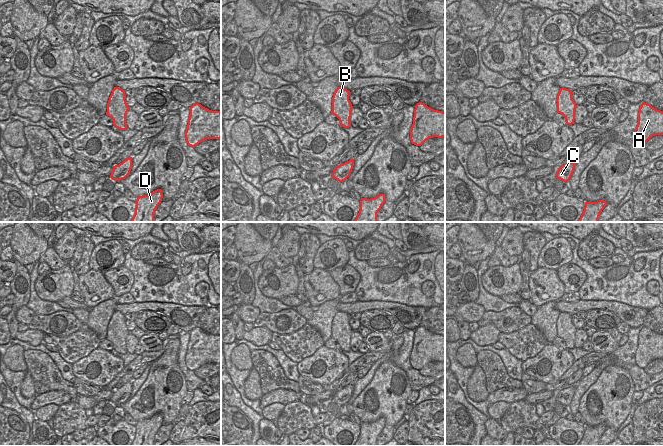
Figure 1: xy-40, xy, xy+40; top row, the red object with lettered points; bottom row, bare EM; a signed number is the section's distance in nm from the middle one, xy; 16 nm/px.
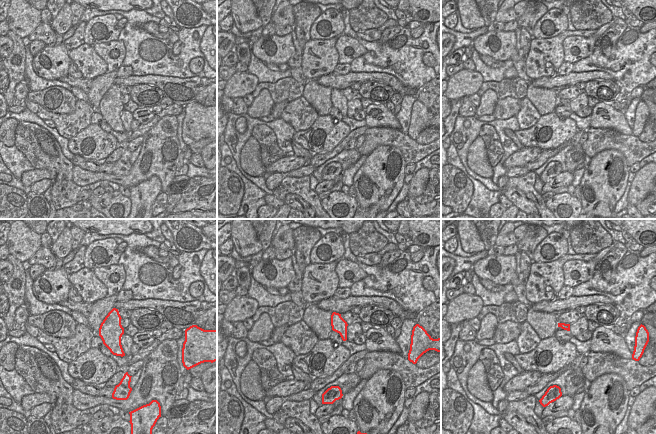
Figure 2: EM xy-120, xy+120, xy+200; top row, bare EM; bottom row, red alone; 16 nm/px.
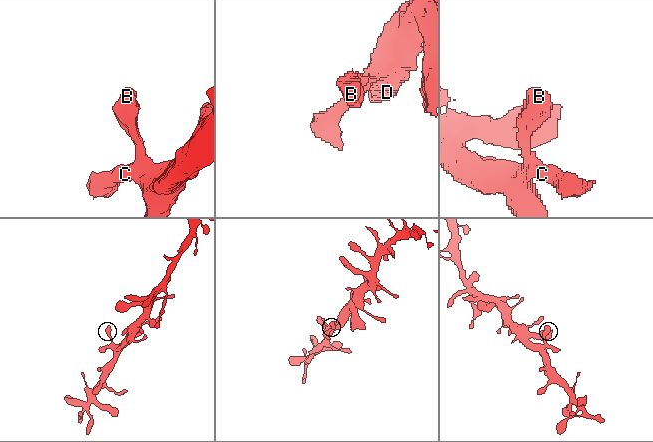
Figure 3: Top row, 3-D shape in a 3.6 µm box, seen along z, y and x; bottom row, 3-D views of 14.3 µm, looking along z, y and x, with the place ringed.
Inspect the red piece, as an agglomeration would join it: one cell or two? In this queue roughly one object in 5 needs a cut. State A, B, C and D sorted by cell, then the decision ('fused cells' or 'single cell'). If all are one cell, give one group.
groups A B C D; single cell

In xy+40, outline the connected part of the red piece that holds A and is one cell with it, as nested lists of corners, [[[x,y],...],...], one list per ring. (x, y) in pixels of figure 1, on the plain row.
[[[643,326],[638,336],[635,364],[644,369],[656,359],[663,359],[663,335]]]

